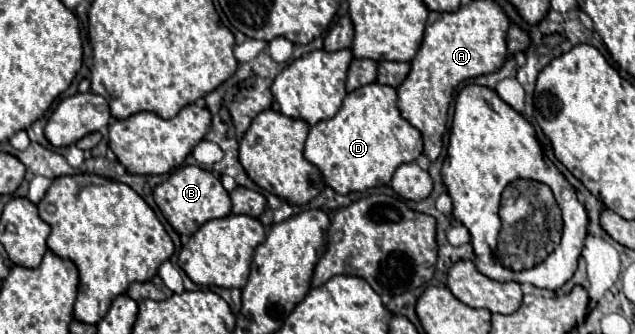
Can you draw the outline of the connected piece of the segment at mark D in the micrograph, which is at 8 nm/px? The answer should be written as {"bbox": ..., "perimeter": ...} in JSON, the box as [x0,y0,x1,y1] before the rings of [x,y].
{"bbox":[304,83,422,193],"perimeter":[[[368,83],[344,97],[342,109],[326,121],[310,127],[304,157],[324,175],[326,185],[336,193],[366,191],[370,187],[388,185],[394,171],[422,153],[422,135],[398,111],[398,95],[390,85]]]}

